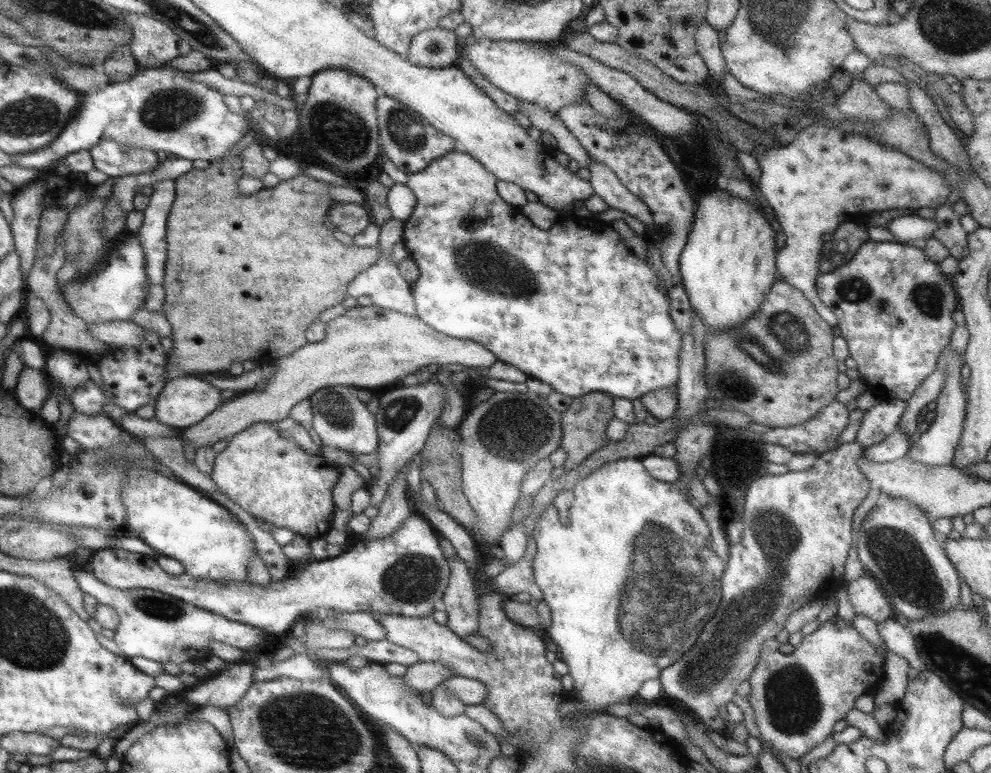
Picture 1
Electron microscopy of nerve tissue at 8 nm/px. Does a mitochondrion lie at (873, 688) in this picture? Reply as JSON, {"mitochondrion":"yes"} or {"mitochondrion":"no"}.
{"mitochondrion":"no"}

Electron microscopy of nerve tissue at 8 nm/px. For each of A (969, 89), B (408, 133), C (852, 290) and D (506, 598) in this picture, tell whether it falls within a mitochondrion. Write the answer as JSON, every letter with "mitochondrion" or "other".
{"A":"other","B":"mitochondrion","C":"mitochondrion","D":"other"}

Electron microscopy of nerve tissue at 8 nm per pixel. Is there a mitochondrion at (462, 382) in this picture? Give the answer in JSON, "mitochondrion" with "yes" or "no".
{"mitochondrion":"no"}

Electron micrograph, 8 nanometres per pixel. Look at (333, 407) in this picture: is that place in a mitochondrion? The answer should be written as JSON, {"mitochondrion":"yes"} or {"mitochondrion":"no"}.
{"mitochondrion":"yes"}

